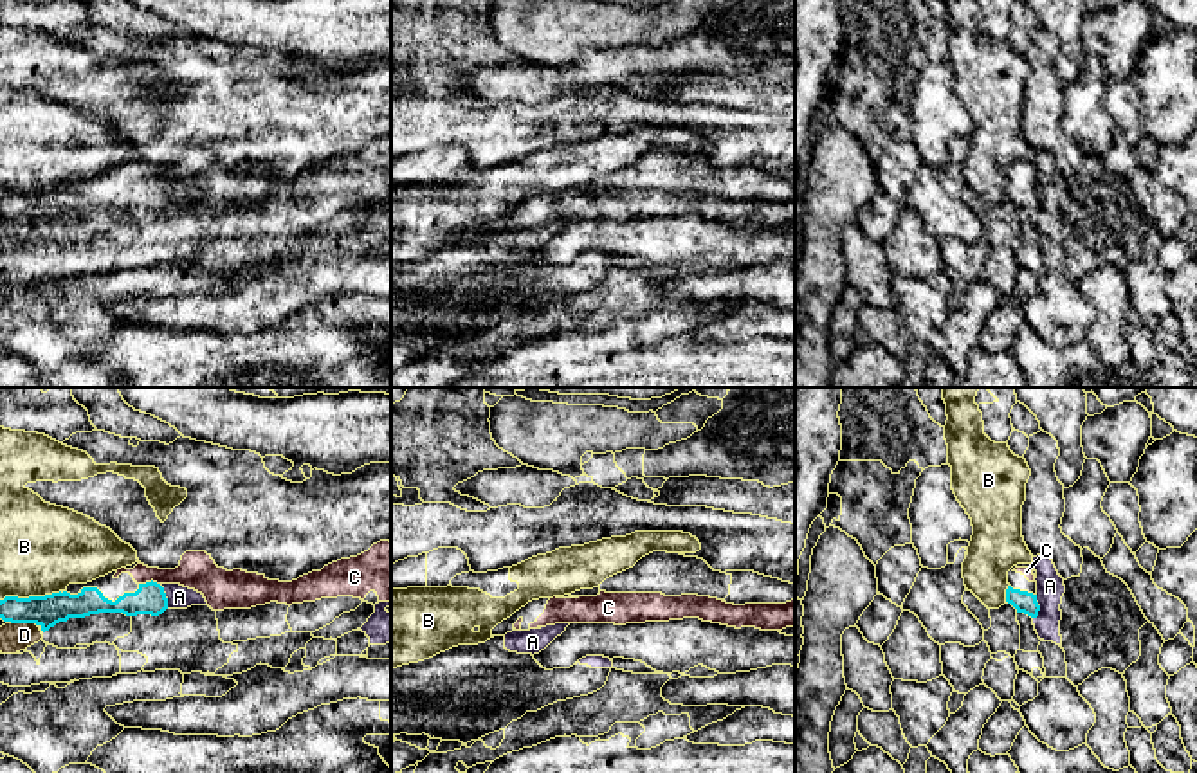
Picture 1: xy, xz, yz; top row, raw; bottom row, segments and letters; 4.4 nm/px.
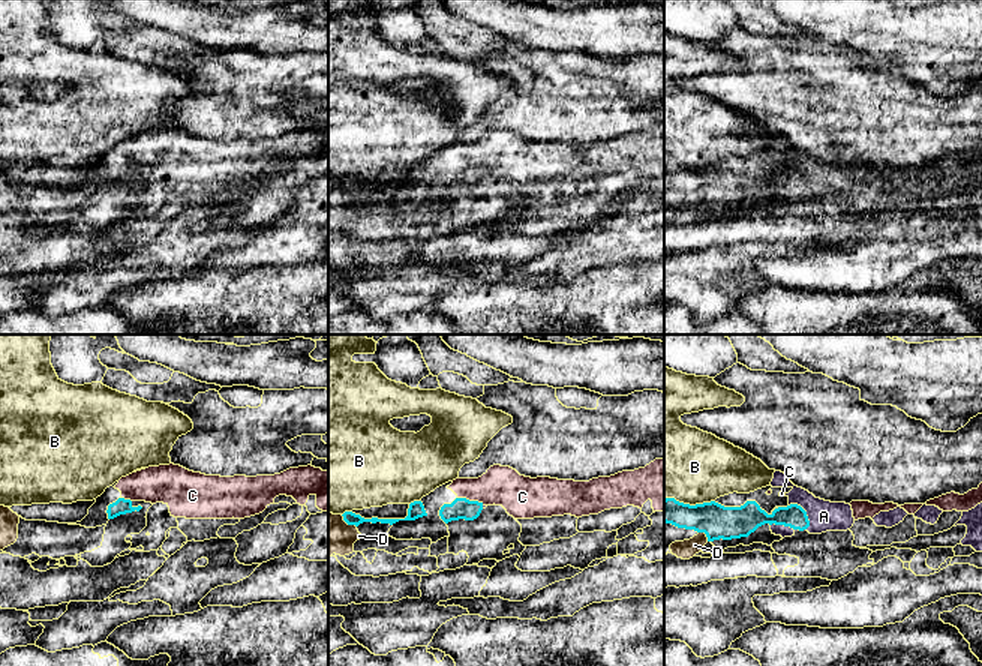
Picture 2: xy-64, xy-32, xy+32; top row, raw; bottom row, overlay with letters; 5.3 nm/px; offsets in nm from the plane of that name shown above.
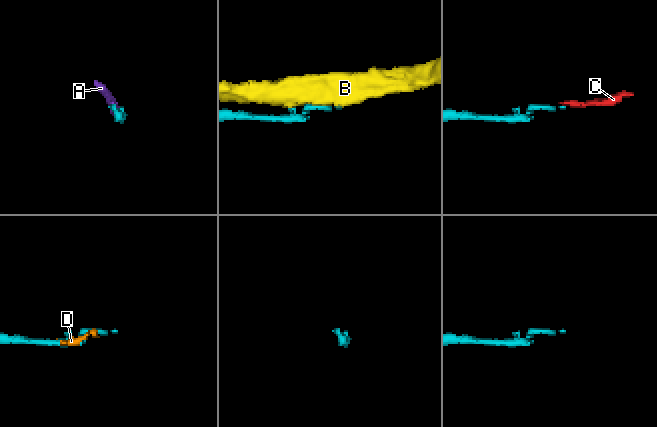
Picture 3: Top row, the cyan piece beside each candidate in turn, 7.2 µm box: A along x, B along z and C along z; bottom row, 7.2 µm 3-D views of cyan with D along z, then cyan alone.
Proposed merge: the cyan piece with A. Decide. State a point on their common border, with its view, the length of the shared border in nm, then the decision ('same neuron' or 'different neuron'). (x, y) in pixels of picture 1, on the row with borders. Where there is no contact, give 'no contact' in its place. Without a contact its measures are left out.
meets cyan in yz at (1039, 608); contact 110 nm long; different neuron

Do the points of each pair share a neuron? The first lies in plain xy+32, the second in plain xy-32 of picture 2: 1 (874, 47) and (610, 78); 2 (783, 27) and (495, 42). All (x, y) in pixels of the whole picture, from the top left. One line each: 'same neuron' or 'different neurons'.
1: different neurons
2: same neuron

